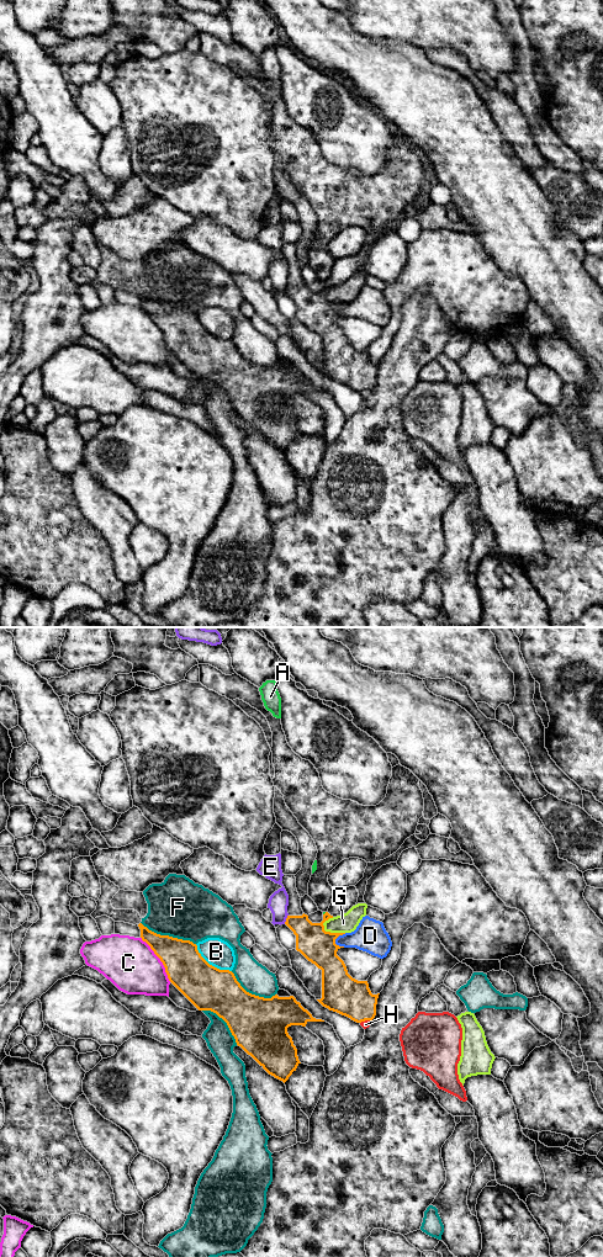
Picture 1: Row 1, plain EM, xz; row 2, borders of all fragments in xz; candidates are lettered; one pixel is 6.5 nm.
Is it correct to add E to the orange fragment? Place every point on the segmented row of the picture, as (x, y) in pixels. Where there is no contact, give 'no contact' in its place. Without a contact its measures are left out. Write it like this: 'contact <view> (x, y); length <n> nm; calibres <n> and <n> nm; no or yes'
contact xz (286, 919); length 70 nm; calibres 220 and 130 nm; no

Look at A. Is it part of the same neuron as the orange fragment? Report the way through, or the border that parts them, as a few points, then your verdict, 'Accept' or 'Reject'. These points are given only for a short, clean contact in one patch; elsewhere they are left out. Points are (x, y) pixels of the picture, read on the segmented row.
Boundary: xz (326, 912), (323, 915). Reject

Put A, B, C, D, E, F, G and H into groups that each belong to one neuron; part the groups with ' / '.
A / B / C / D / E F / G / H

